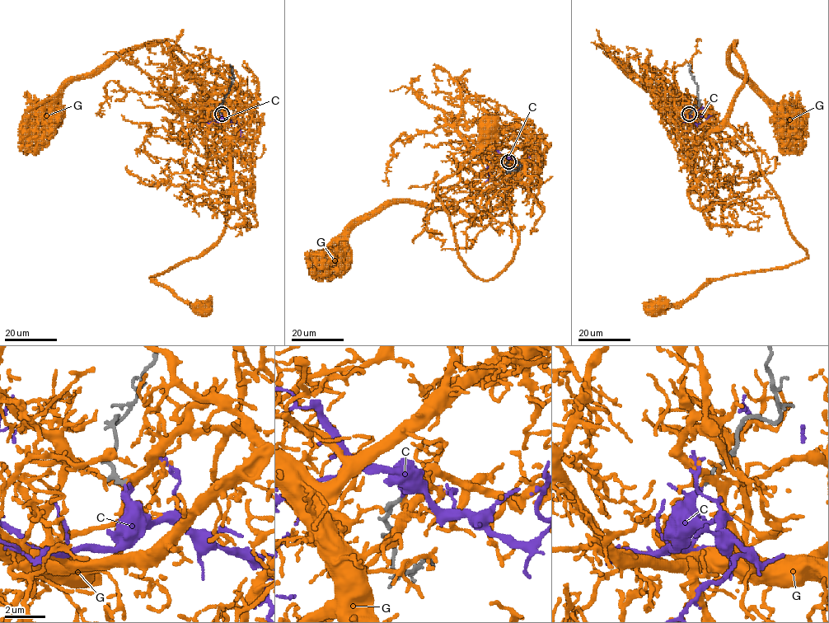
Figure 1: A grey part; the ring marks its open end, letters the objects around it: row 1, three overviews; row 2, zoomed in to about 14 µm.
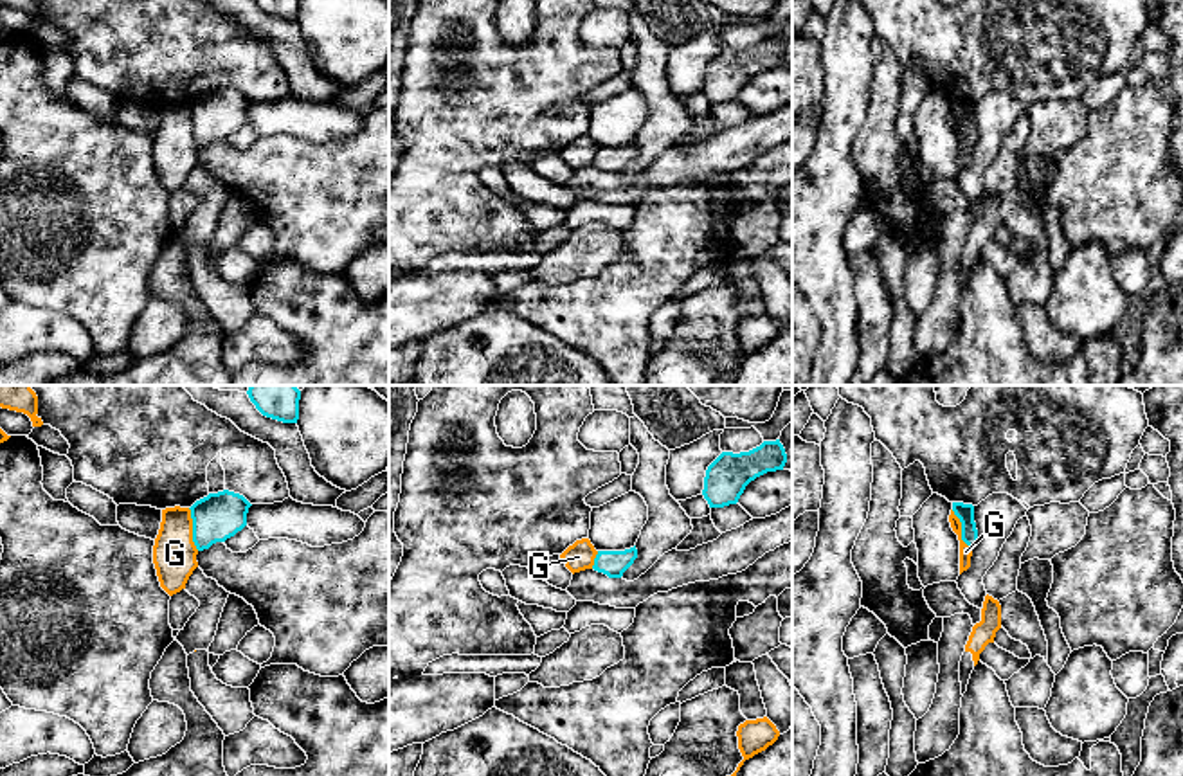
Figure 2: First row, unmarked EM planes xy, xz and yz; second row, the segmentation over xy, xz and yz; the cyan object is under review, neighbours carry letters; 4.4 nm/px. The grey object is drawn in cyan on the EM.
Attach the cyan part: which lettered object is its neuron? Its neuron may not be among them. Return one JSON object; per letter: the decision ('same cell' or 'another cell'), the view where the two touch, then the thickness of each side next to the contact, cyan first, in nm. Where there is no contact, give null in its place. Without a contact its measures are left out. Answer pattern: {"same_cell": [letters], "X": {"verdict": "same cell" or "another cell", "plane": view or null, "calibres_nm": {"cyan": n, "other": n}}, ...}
{"same_cell": ["C"], "C": {"verdict": "same cell", "plane": null}, "G": {"verdict": "another cell", "plane": "xy", "calibres_nm": {"cyan": 220, "other": 190}}}

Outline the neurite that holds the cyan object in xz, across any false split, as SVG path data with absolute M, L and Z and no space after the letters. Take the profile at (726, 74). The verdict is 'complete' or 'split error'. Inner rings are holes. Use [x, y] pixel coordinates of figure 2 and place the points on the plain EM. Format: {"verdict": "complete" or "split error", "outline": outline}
{"verdict": "complete", "outline": "M780 36L763 38L749 49L722 49L706 67L702 92L709 104L736 101L756 74L783 67L787 50Z"}

